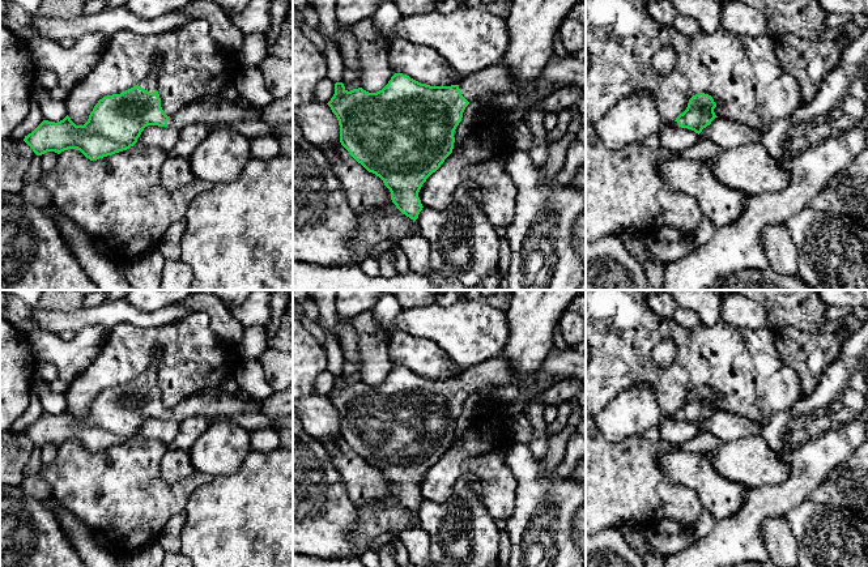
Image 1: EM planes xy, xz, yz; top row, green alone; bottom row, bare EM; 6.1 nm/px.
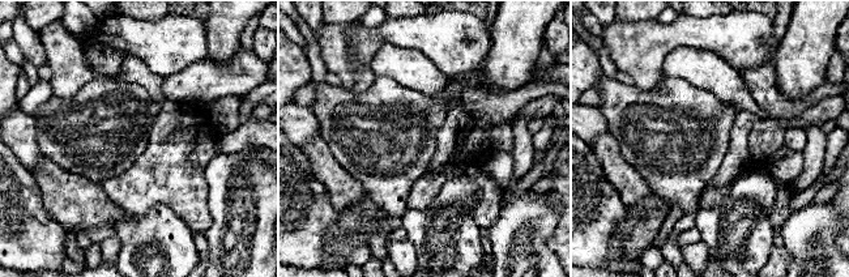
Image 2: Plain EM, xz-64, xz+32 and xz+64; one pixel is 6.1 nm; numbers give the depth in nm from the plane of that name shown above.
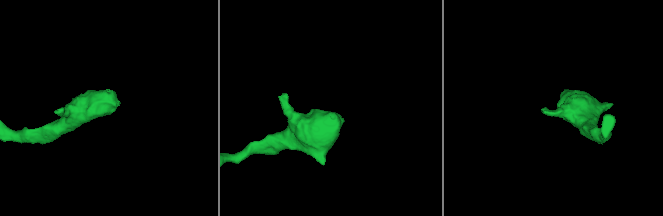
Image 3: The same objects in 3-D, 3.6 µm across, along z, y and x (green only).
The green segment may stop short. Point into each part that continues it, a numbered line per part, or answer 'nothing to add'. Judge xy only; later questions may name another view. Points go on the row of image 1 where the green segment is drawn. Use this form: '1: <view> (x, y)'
1: xy (150, 82)
2: xy (216, 110)

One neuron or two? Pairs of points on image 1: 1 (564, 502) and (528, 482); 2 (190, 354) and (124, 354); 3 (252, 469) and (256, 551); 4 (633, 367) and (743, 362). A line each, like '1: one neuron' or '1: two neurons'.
1: one neuron
2: one neuron
3: one neuron
4: one neuron

